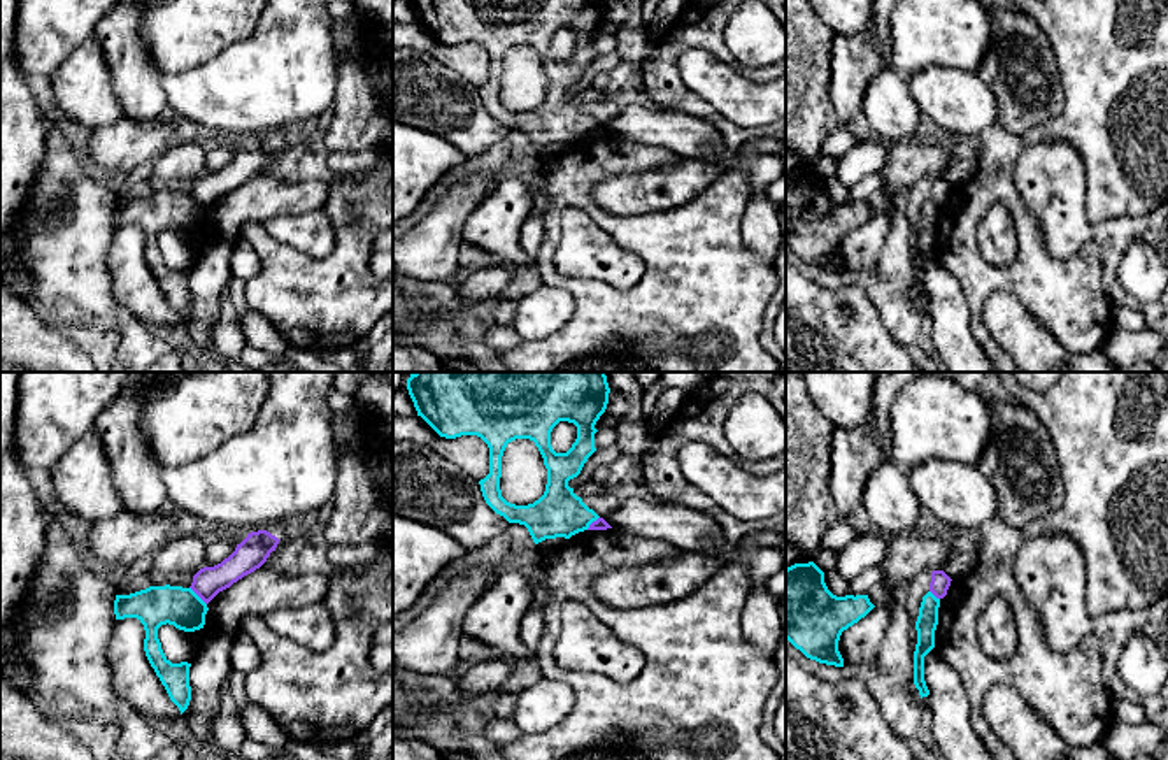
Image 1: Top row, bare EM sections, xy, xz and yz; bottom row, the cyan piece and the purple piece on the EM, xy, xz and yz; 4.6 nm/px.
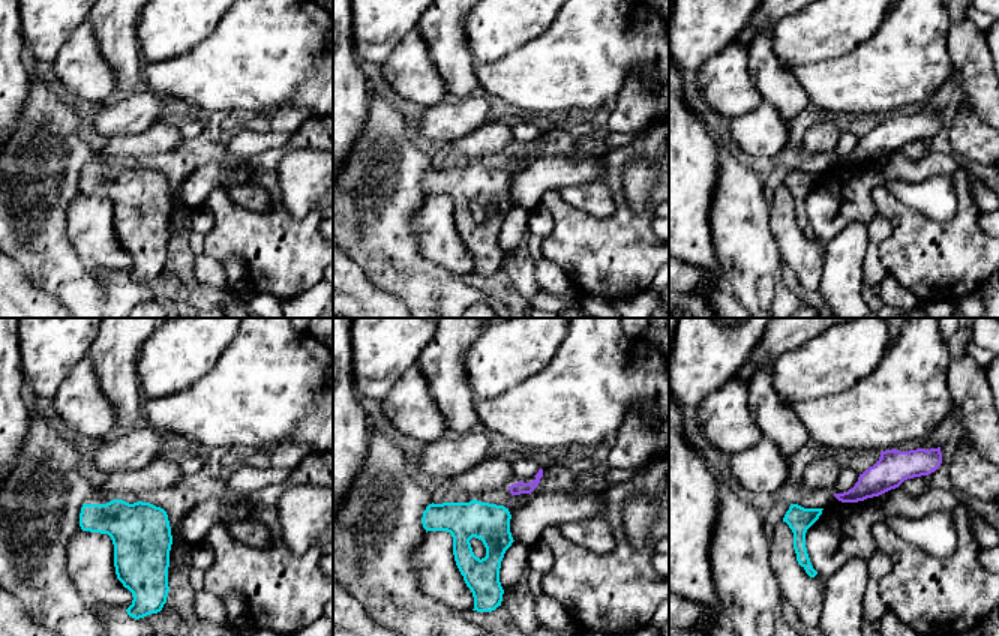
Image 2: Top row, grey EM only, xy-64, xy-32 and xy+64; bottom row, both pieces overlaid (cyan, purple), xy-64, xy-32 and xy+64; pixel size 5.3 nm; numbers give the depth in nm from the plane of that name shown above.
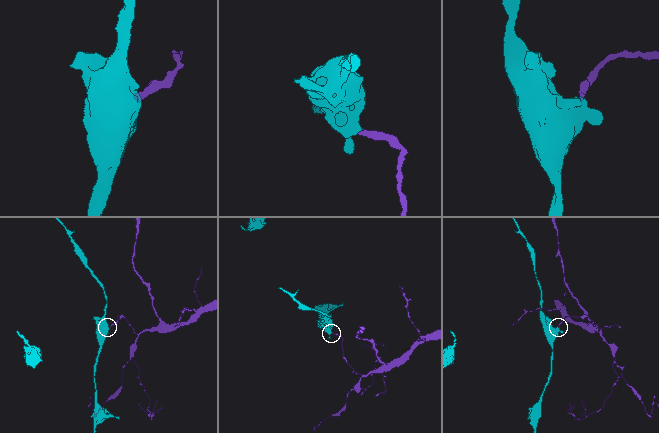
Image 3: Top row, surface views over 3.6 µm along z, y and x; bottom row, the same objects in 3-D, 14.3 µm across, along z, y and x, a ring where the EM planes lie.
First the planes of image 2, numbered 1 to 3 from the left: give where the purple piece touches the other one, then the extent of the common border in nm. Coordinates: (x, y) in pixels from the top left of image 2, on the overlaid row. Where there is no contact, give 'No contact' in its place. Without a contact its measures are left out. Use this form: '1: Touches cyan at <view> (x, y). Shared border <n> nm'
1: No contact
2: No contact
3: No contact

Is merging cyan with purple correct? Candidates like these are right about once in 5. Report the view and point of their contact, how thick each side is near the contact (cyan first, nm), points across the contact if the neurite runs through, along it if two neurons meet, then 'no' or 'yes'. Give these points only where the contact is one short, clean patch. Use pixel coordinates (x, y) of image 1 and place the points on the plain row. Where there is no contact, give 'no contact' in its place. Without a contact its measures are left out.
meets cyan in xy at (197, 202); 190 nm thick on the cyan side, 140 nm on the other; border along xy (190, 193), (206, 211); no

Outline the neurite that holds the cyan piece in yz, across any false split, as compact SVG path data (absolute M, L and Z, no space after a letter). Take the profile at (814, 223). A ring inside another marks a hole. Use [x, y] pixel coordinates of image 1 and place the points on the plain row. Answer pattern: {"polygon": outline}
{"polygon": "M814 168L786 176L786 246L810 267L844 274L840 242L873 214L868 202L833 202Z"}

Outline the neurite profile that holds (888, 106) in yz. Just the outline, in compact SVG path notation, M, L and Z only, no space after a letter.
M882 67L868 82L861 114L886 144L912 139L921 121L919 107L907 86L907 75L893 67Z

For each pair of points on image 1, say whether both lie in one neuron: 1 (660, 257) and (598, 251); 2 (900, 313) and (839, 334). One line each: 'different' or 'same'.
1: different
2: different

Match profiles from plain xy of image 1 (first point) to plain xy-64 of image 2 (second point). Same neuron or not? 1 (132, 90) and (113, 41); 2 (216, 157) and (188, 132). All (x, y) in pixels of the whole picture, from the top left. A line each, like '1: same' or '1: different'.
1: same
2: same

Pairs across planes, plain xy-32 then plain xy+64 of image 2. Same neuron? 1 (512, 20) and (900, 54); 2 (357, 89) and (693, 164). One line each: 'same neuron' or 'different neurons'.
1: different neurons
2: same neuron

